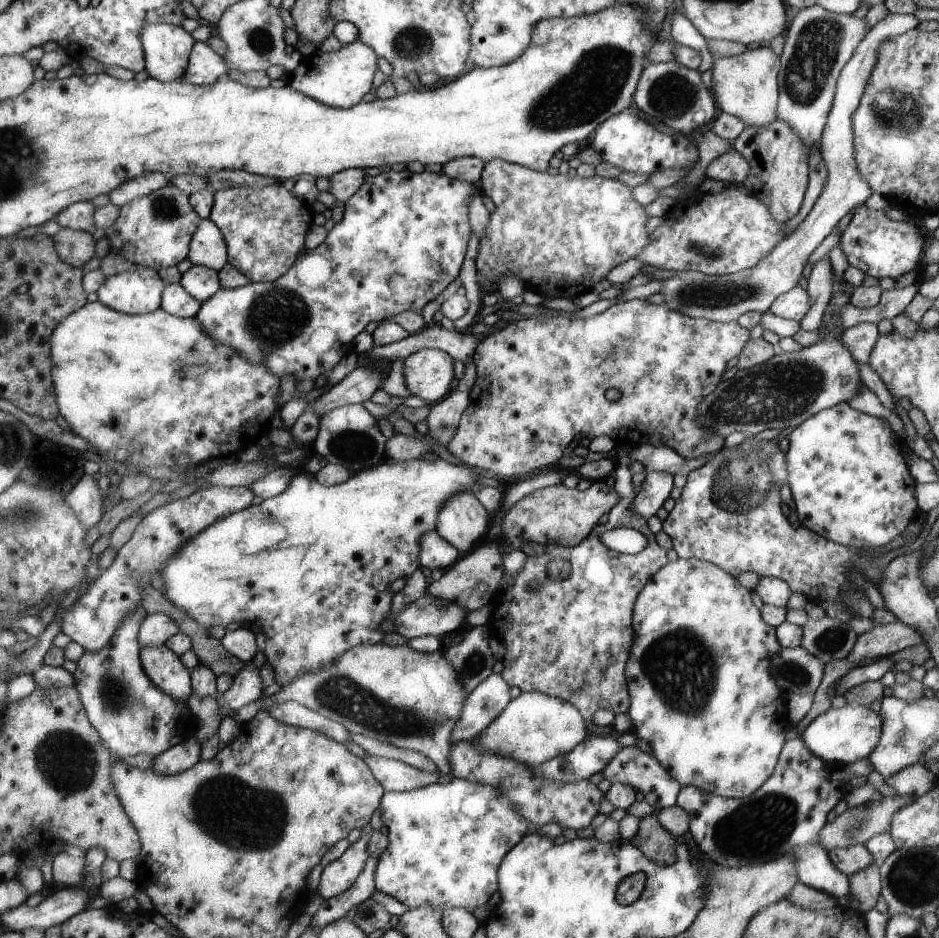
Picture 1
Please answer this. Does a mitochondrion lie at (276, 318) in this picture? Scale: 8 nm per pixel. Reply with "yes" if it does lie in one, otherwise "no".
yes

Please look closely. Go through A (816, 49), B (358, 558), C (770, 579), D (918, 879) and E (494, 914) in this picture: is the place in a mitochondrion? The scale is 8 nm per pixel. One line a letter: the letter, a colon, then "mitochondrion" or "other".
A: mitochondrion
B: other
C: other
D: mitochondrion
E: other

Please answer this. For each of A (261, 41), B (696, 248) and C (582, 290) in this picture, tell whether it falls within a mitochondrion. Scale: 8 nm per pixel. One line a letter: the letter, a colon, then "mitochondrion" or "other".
A: mitochondrion
B: mitochondrion
C: other

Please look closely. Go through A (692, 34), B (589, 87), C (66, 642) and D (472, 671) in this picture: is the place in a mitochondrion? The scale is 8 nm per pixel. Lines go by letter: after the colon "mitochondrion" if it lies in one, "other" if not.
A: other
B: mitochondrion
C: other
D: mitochondrion

